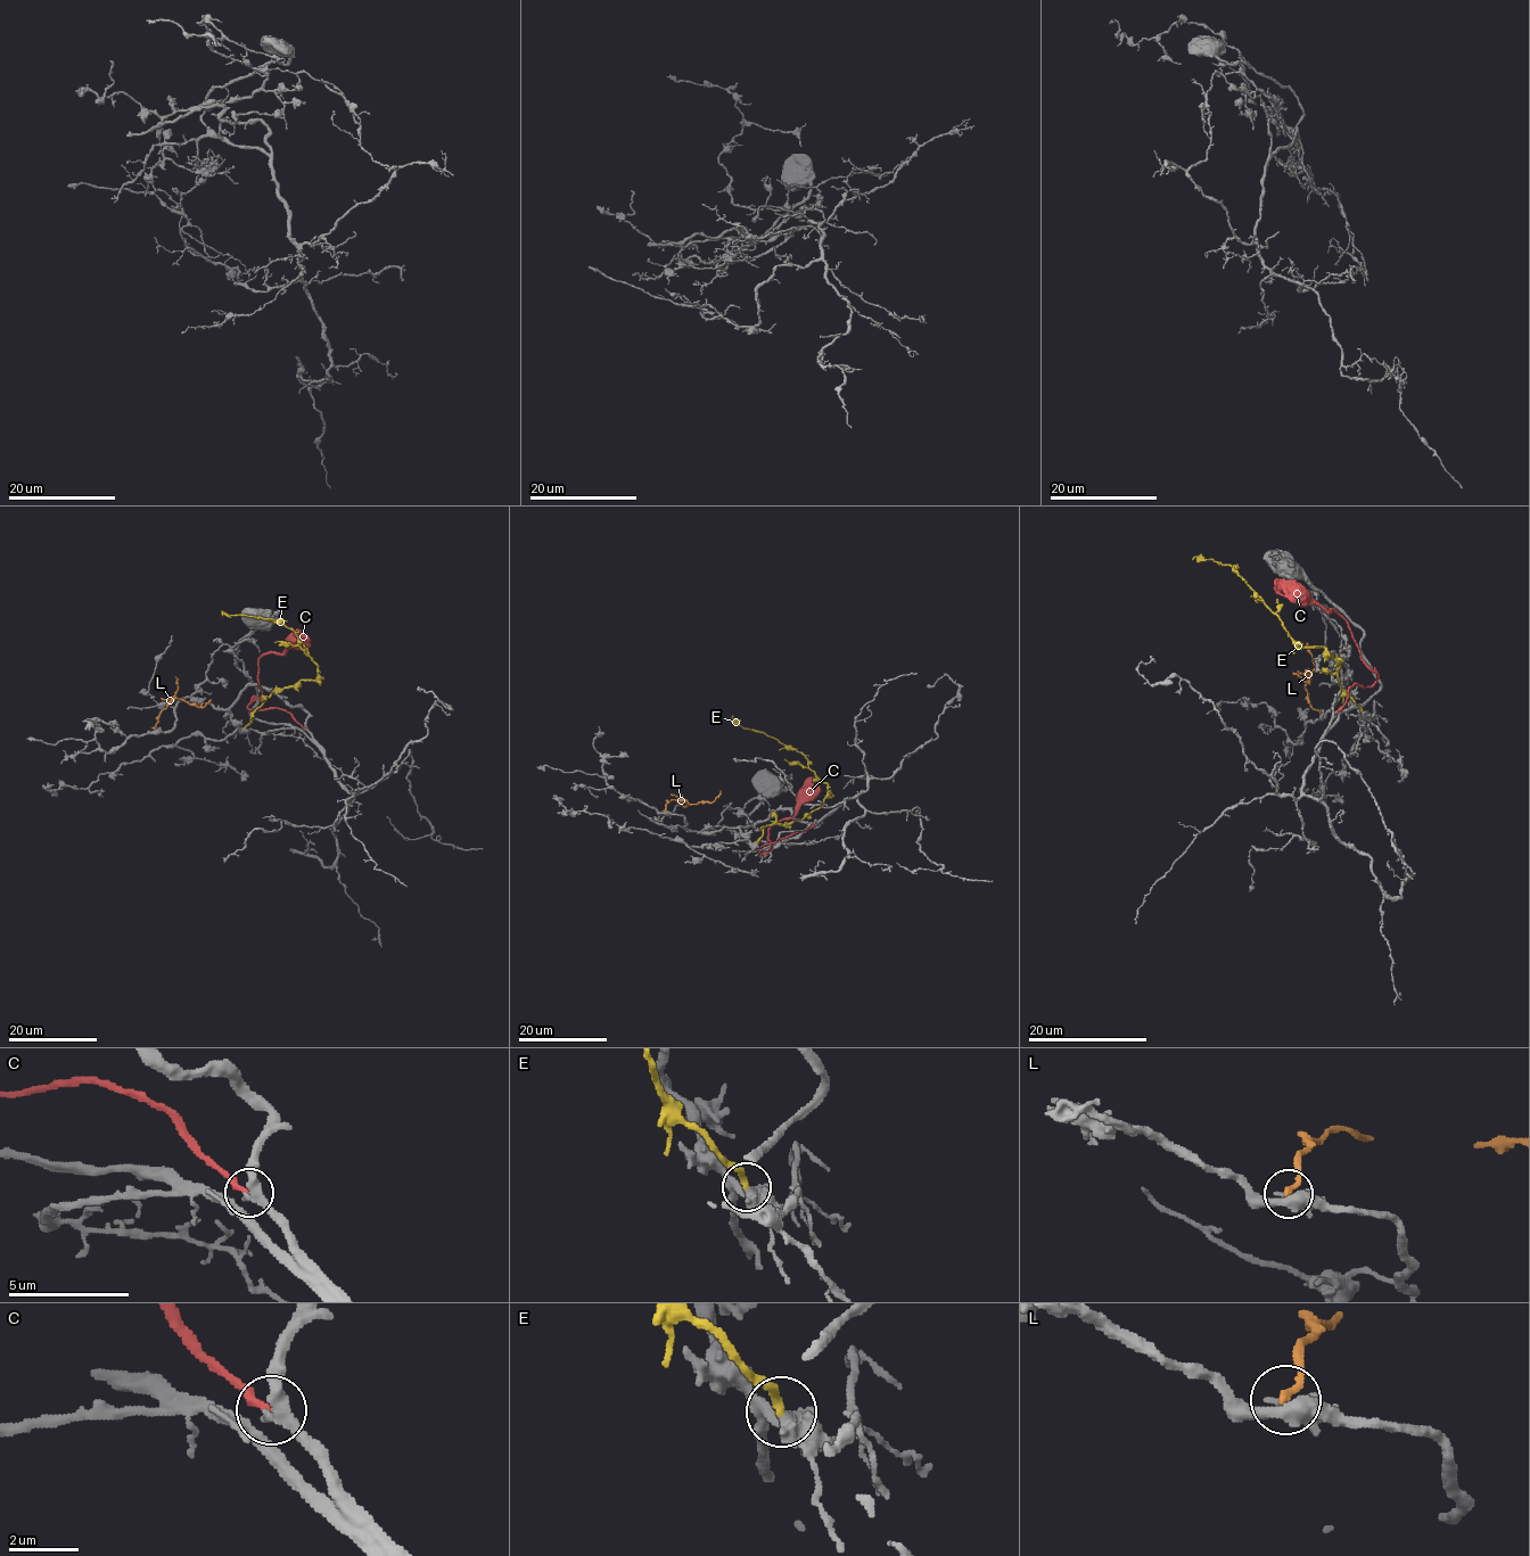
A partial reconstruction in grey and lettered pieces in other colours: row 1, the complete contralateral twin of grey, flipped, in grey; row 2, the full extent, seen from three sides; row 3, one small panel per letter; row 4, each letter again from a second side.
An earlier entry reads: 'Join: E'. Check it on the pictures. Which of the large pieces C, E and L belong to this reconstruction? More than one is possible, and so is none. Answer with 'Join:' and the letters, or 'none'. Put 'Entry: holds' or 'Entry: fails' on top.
Entry: holds
Join: E

